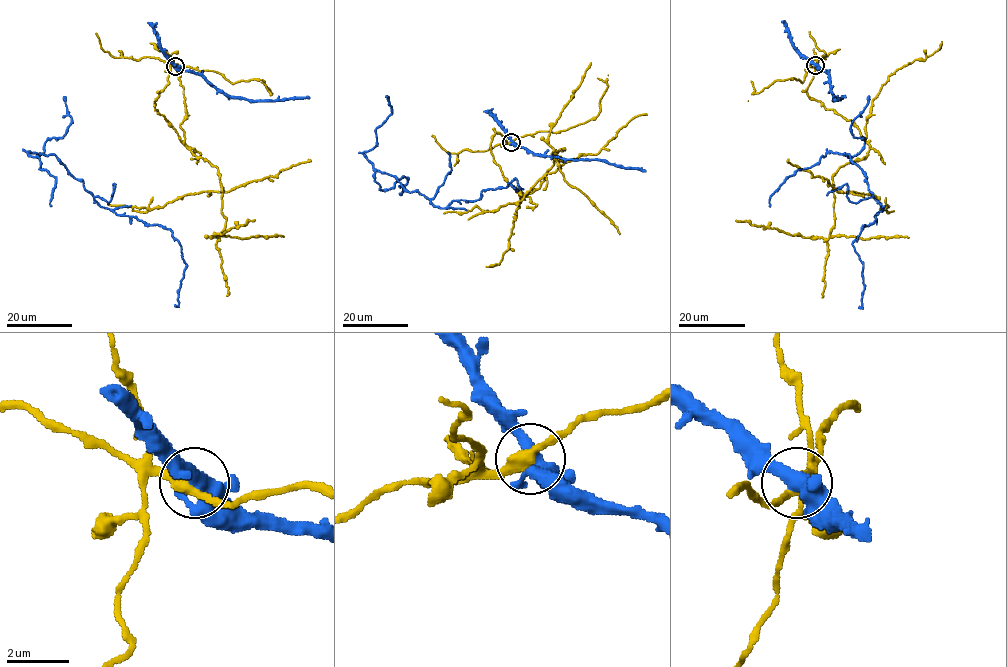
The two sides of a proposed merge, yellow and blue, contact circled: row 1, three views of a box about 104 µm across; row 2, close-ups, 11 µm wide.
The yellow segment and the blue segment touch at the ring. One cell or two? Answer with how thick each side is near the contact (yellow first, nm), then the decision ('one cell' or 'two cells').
calibres 400 and 400 nm; two cells

